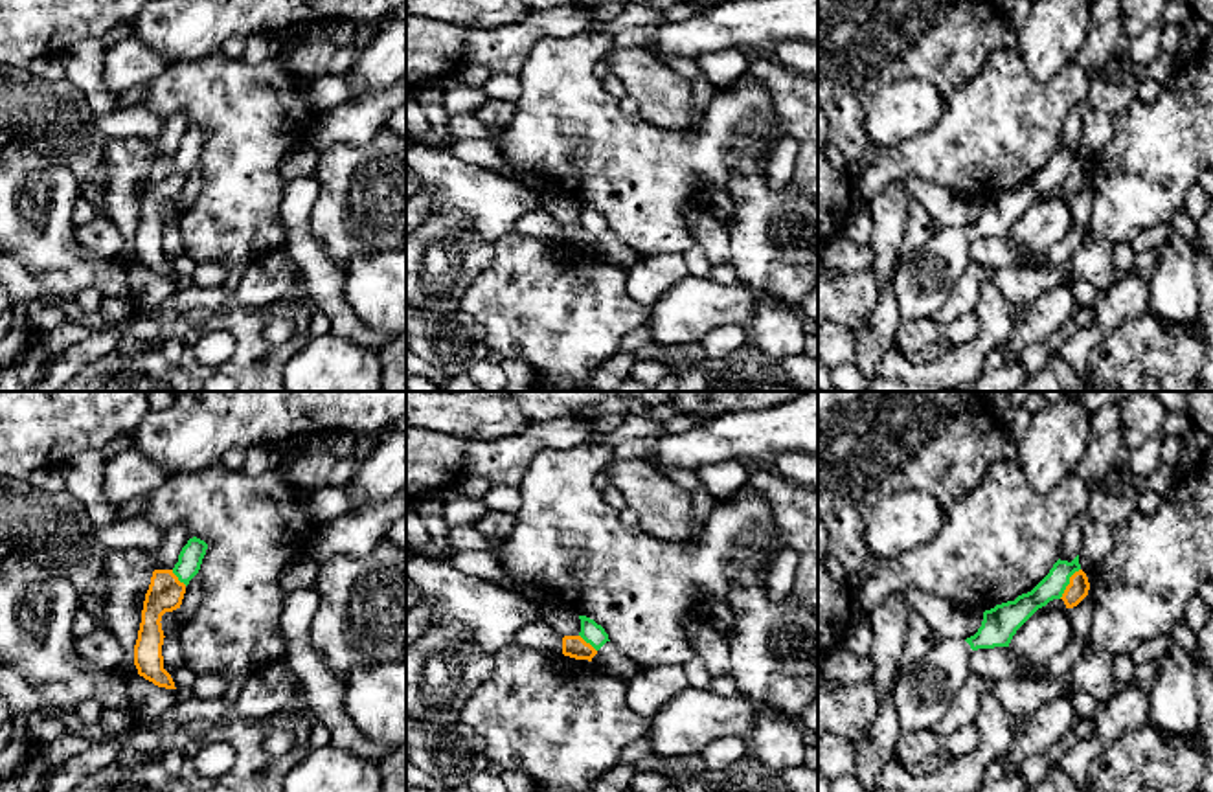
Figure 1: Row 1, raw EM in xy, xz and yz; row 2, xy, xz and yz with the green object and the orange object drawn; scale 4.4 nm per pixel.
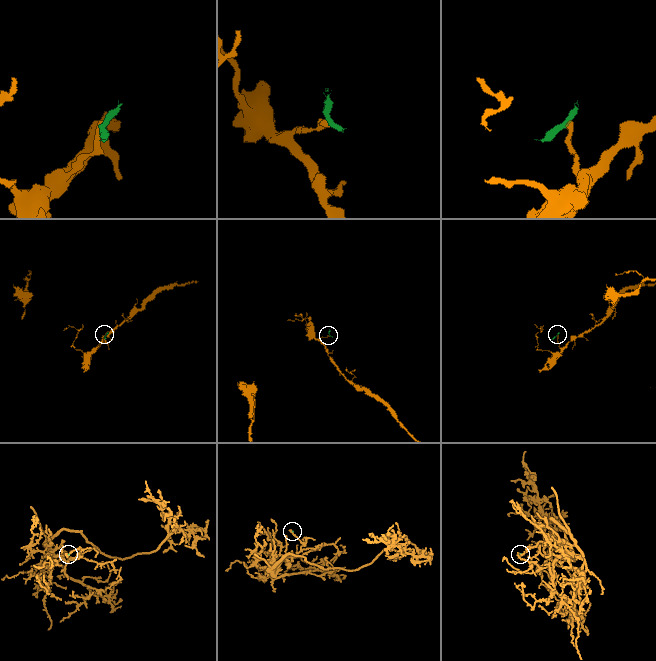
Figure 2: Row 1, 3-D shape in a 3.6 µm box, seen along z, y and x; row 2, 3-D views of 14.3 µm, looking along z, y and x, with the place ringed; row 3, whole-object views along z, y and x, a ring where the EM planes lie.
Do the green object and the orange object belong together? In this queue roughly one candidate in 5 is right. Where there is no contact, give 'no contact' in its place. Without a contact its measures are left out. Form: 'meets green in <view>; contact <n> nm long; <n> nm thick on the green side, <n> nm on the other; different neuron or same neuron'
meets green in yz; contact 160 nm long; 110 nm thick on the green side, 90 nm on the other; different neuron

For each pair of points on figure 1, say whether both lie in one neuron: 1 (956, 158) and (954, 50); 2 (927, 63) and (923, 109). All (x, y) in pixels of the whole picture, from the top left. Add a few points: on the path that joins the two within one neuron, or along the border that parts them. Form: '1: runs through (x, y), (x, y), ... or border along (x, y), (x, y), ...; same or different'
1: border along (986, 59), (978, 72), (945, 98); different
2: border along (883, 85), (894, 79), (927, 78), (945, 100); different

